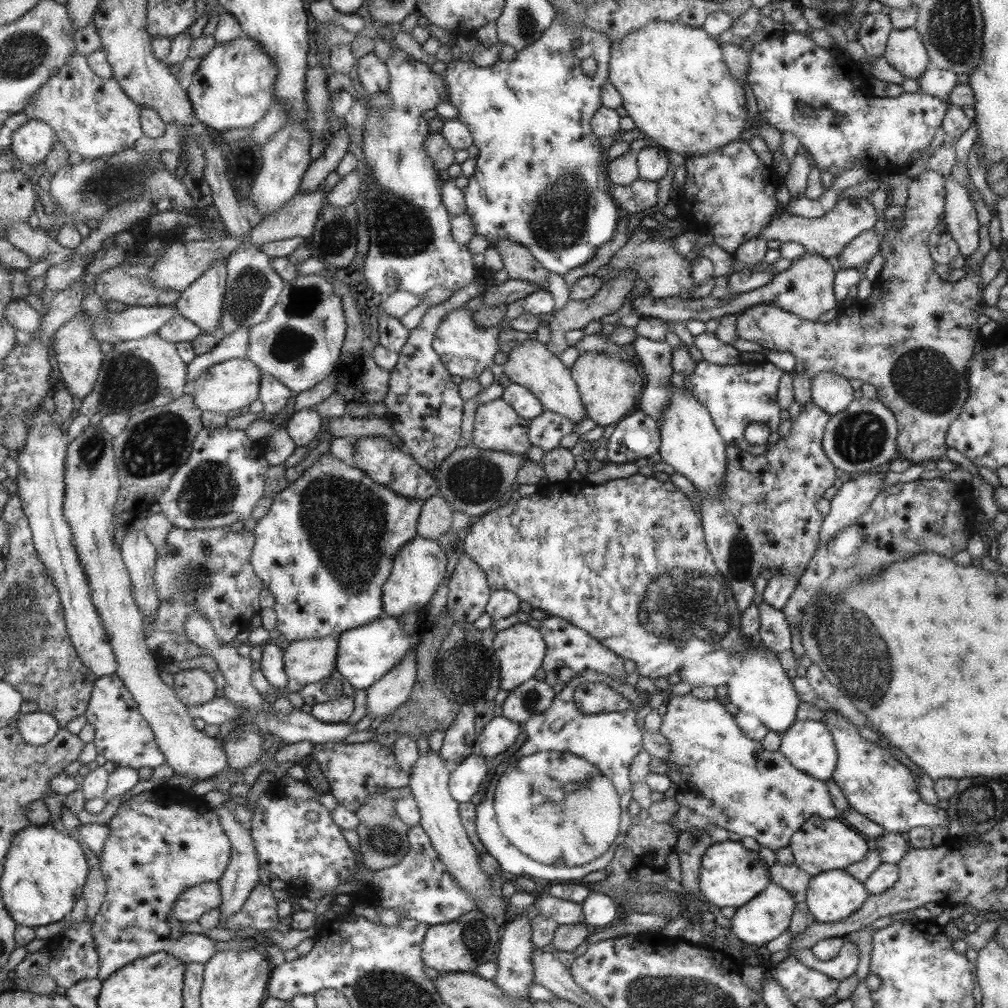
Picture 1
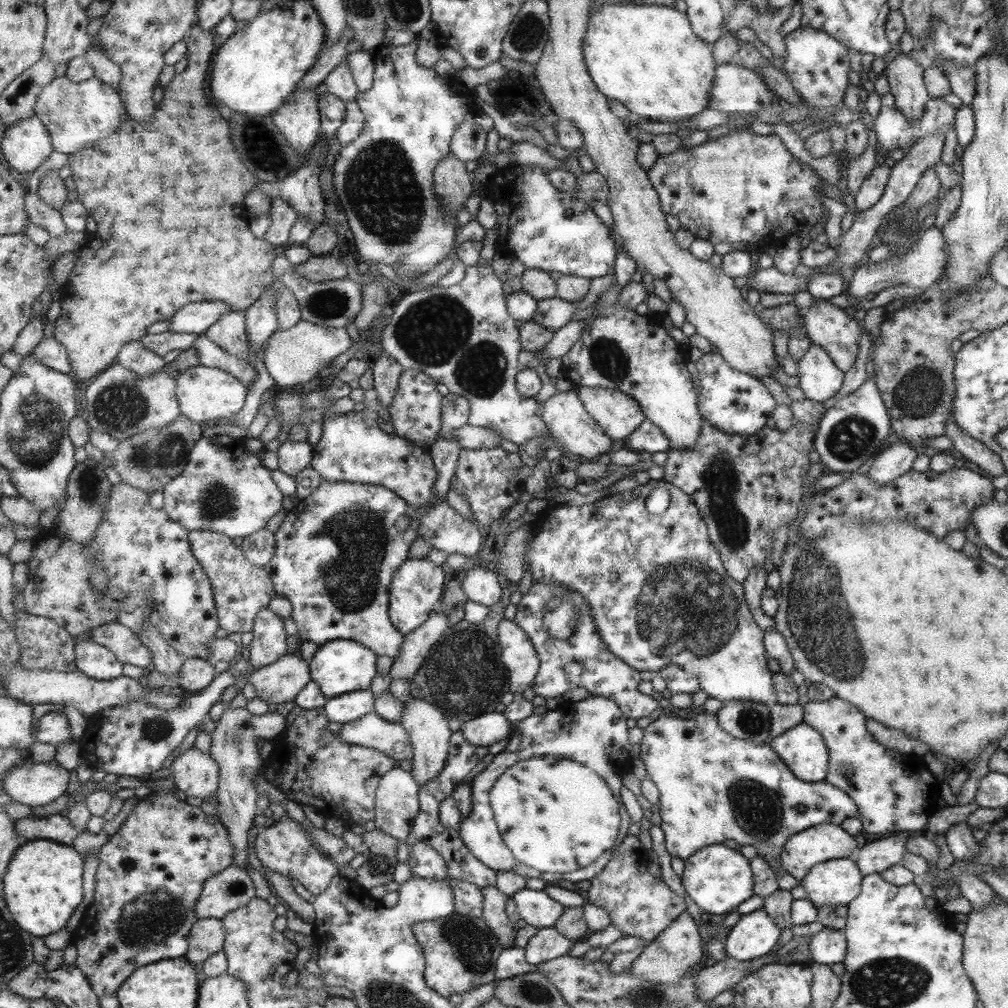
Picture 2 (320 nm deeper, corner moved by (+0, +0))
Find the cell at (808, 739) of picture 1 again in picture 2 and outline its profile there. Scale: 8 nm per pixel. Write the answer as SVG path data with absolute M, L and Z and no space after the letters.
M796 724L770 739L769 745L799 780L809 783L825 780L829 749L811 725Z

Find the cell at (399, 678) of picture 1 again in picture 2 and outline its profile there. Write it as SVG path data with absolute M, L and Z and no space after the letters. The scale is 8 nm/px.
M439 610L434 611L422 627L407 634L400 655L395 659L389 672L391 677L408 680L409 677L415 676L419 672L418 669L423 666L431 647L441 640L449 627L449 616Z

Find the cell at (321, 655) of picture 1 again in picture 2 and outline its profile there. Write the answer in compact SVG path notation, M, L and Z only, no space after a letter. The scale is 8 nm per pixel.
M294 652L282 656L277 662L263 666L263 668L254 669L248 682L254 686L256 696L267 703L283 704L284 702L293 702L301 691L312 681L310 662L298 657Z

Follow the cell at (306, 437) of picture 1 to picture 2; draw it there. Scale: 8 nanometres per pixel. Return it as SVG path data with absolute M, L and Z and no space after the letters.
M287 439L279 446L278 470L291 477L301 474L305 468L312 467L314 460L314 445L309 441L295 442Z

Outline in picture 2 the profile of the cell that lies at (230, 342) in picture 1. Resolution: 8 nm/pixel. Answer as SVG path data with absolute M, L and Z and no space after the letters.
M271 291L250 306L246 313L248 333L252 342L252 352L263 352L263 346L280 328L280 320L276 300L278 296Z

